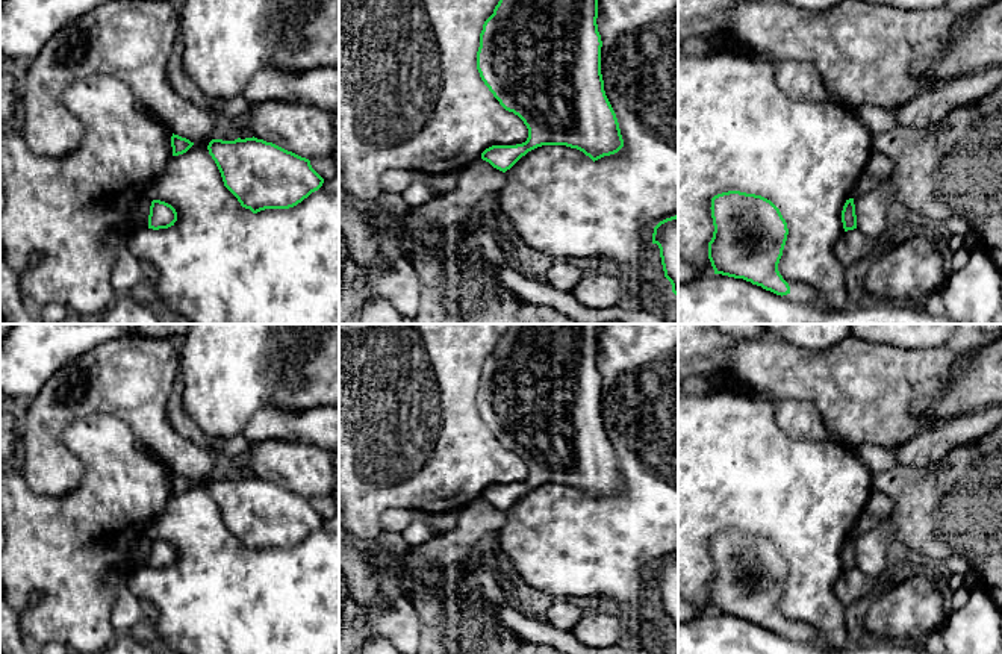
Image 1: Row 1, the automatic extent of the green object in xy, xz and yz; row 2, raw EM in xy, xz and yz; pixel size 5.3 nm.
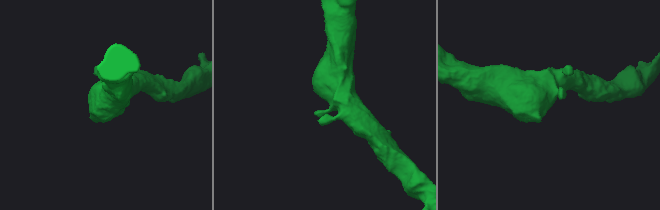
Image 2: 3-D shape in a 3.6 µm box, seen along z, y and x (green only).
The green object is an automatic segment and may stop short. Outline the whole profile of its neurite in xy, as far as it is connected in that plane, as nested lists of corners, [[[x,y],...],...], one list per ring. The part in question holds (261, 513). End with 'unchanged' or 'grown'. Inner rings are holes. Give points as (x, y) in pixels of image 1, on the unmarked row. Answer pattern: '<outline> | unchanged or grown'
[[[254,475],[212,478],[207,489],[224,525],[253,553],[294,547],[324,522],[309,498]]] | unchanged

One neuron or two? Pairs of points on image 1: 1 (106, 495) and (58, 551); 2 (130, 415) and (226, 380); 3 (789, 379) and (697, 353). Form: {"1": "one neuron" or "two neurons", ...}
{"1": "one neuron", "2": "two neurons", "3": "two neurons"}

